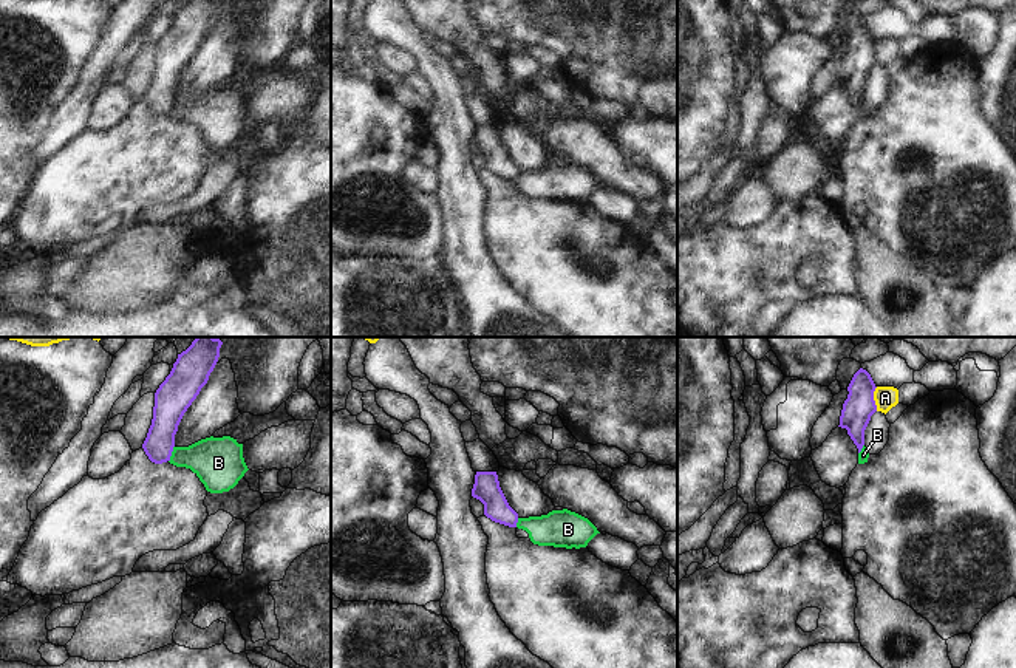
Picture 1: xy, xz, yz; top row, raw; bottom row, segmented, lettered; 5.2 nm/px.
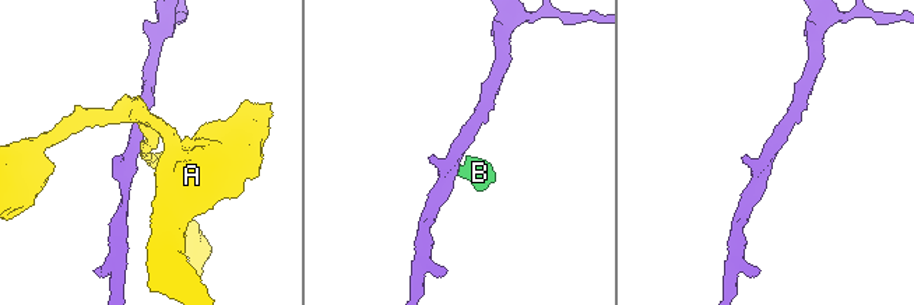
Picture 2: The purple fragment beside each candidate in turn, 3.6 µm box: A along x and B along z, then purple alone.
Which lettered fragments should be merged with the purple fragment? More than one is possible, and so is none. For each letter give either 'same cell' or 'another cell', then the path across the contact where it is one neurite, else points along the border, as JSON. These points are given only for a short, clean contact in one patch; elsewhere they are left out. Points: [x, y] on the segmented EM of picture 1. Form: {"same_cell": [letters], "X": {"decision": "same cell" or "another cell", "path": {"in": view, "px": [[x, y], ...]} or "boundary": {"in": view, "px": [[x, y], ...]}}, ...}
{"same_cell": [], "A": {"decision": "another cell", "boundary": {"in": "yz", "px": [[877, 387], [874, 391], [876, 410]]}}, "B": {"decision": "another cell", "boundary": {"in": "xy", "px": [[173, 446], [169, 461]]}}}

